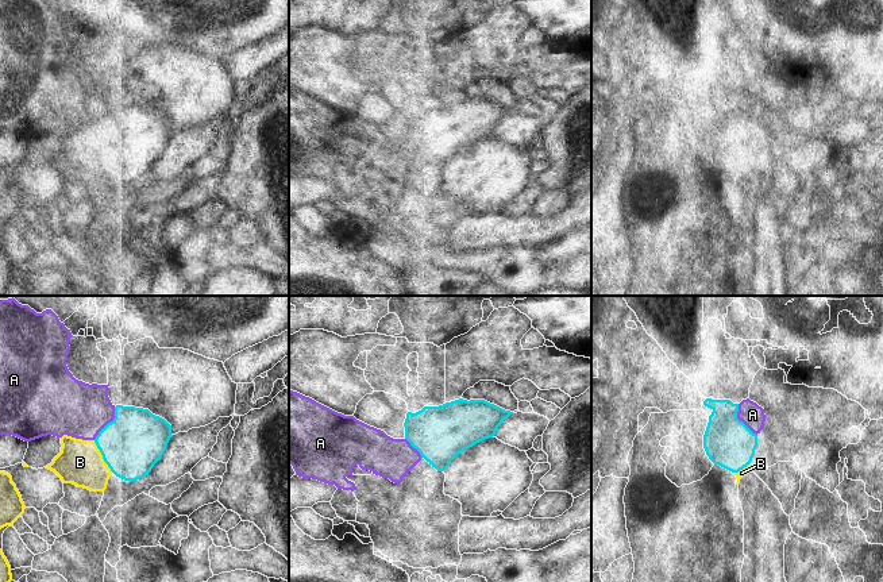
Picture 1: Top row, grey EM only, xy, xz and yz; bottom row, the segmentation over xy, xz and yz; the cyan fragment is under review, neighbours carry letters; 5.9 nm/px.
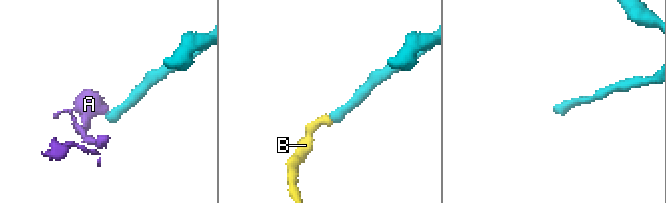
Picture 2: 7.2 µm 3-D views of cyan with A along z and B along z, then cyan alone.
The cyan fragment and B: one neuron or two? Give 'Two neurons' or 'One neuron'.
One neuron.

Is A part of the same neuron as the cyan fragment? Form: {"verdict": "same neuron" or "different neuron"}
{"verdict": "different neuron"}

